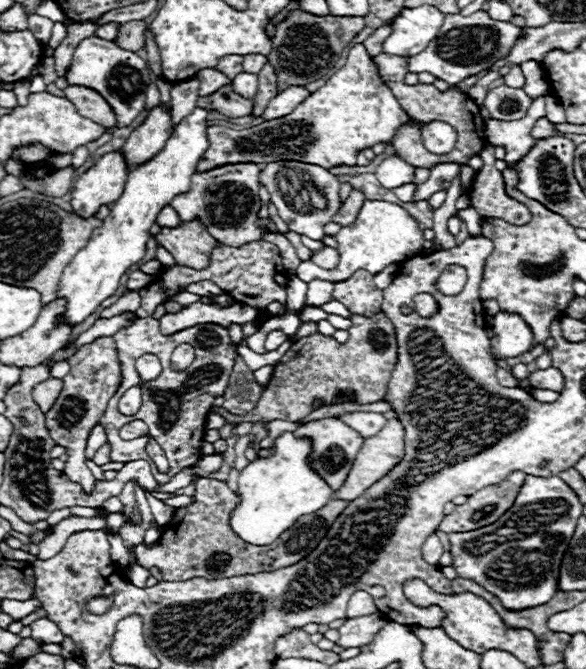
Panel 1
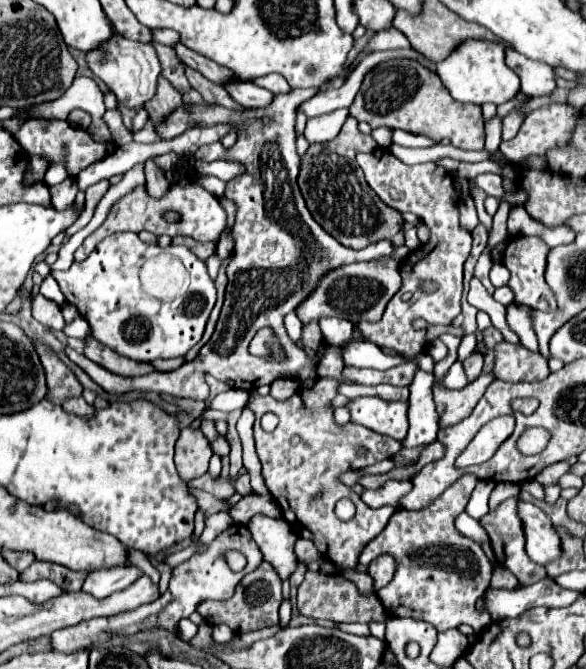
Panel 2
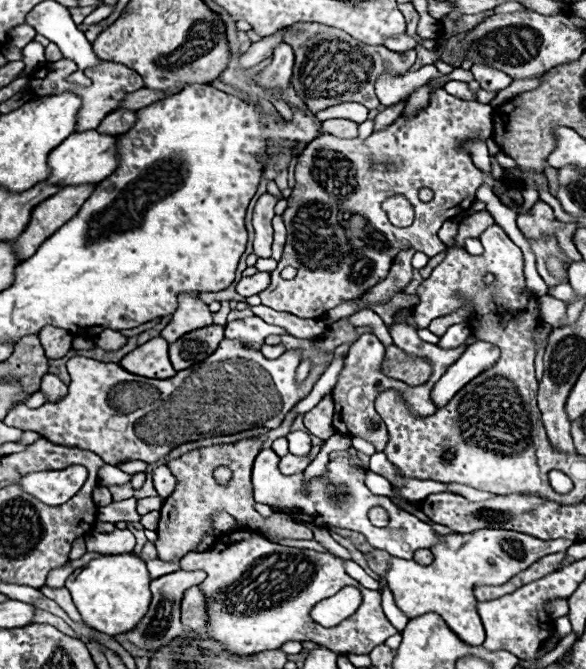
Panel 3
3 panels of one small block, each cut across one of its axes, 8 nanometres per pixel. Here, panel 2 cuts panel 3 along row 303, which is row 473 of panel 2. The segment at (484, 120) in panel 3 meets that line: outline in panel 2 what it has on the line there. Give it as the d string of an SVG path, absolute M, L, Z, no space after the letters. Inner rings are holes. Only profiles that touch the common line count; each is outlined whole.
M324 376L324 378L316 378L312 388L300 388L294 396L290 396L288 400L284 402L278 402L274 400L272 396L250 396L250 404L252 404L252 412L256 414L256 422L254 422L254 442L256 442L256 454L262 462L262 478L264 478L264 484L268 488L268 492L274 496L274 500L278 502L280 510L282 510L282 516L292 524L292 528L296 528L296 532L302 536L302 534L308 534L308 538L316 544L316 548L320 550L320 554L324 558L328 558L330 562L334 560L334 564L338 568L342 568L342 576L346 580L352 580L356 584L356 588L360 588L360 592L372 592L374 594L374 578L370 578L368 574L364 572L358 572L358 556L362 552L362 548L376 536L380 534L390 516L394 514L394 508L392 506L382 506L382 508L368 508L362 500L360 500L360 494L356 494L350 486L342 484L338 480L338 476L342 472L348 472L348 470L358 470L358 468L364 468L364 466L370 466L370 464L376 464L380 460L386 460L386 458L392 458L394 454L398 454L402 450L402 442L398 440L392 440L392 438L386 438L386 436L380 436L360 424L344 424L344 426L338 426L334 422L334 410L332 410L332 400L334 396L338 394L338 386L340 386L340 380L338 378L332 378L332 376ZM264 412L274 412L280 422L276 426L276 430L272 432L266 432L262 430L260 426L260 416ZM358 446L364 446L368 450L366 456L356 456L356 448ZM316 494L322 494L316 502L312 502L312 496ZM340 498L350 498L354 504L356 504L356 518L350 520L350 522L342 522L336 518L334 514L334 502L338 502Z

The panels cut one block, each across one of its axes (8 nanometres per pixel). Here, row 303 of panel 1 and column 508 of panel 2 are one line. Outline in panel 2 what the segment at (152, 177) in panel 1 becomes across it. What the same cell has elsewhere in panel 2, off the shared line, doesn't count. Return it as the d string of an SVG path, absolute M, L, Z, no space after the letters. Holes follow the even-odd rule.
M482 40L462 42L446 60L438 64L438 76L442 84L450 90L452 98L456 98L458 102L472 102L472 104L492 102L500 106L516 98L516 94L520 92L518 76L504 62L504 48L500 44Z

